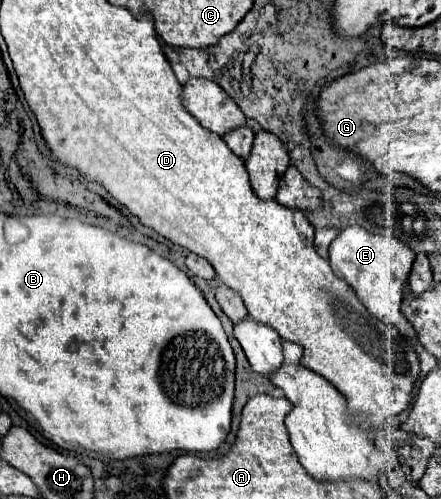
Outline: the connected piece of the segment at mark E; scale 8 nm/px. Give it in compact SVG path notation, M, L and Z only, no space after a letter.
M349 226L341 230L329 248L329 262L333 272L357 292L361 304L369 310L371 316L397 328L399 334L405 336L409 342L415 340L417 334L411 322L407 322L407 318L403 316L401 302L413 260L415 260L415 252L411 252L397 238L371 234L359 226Z

